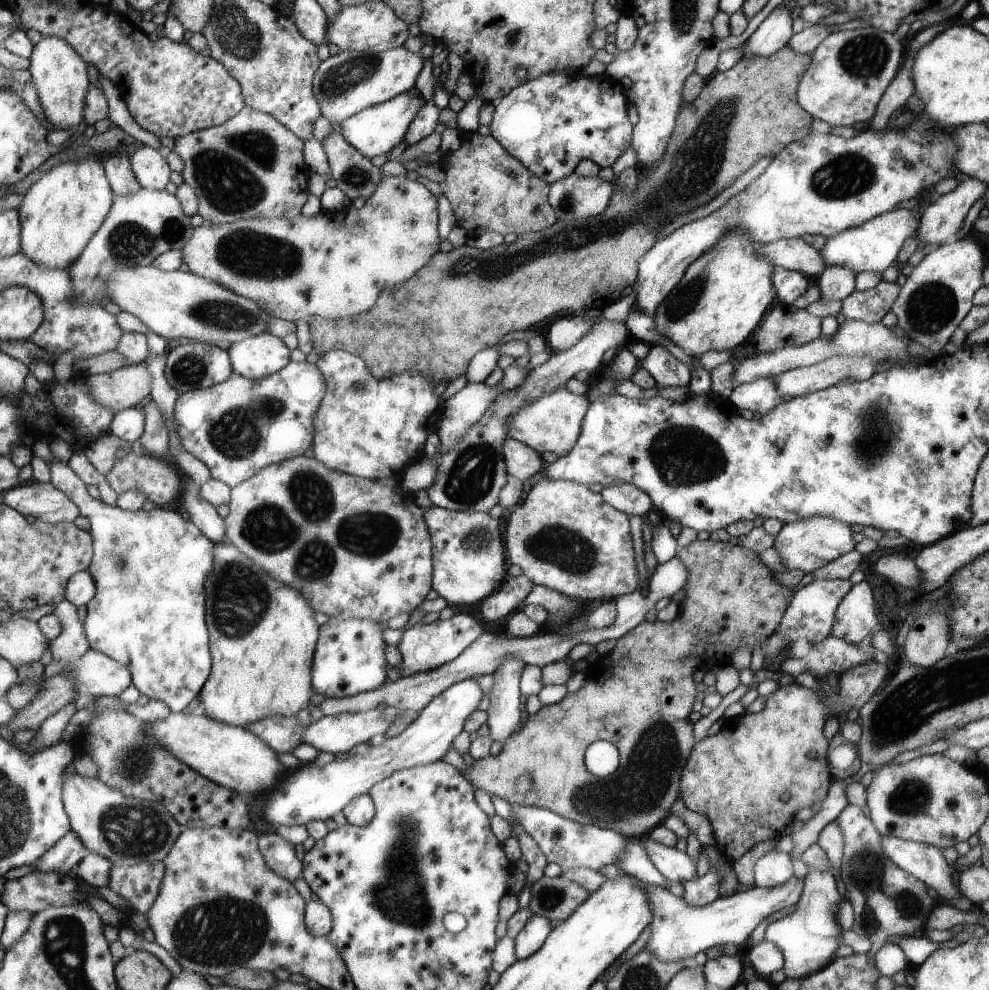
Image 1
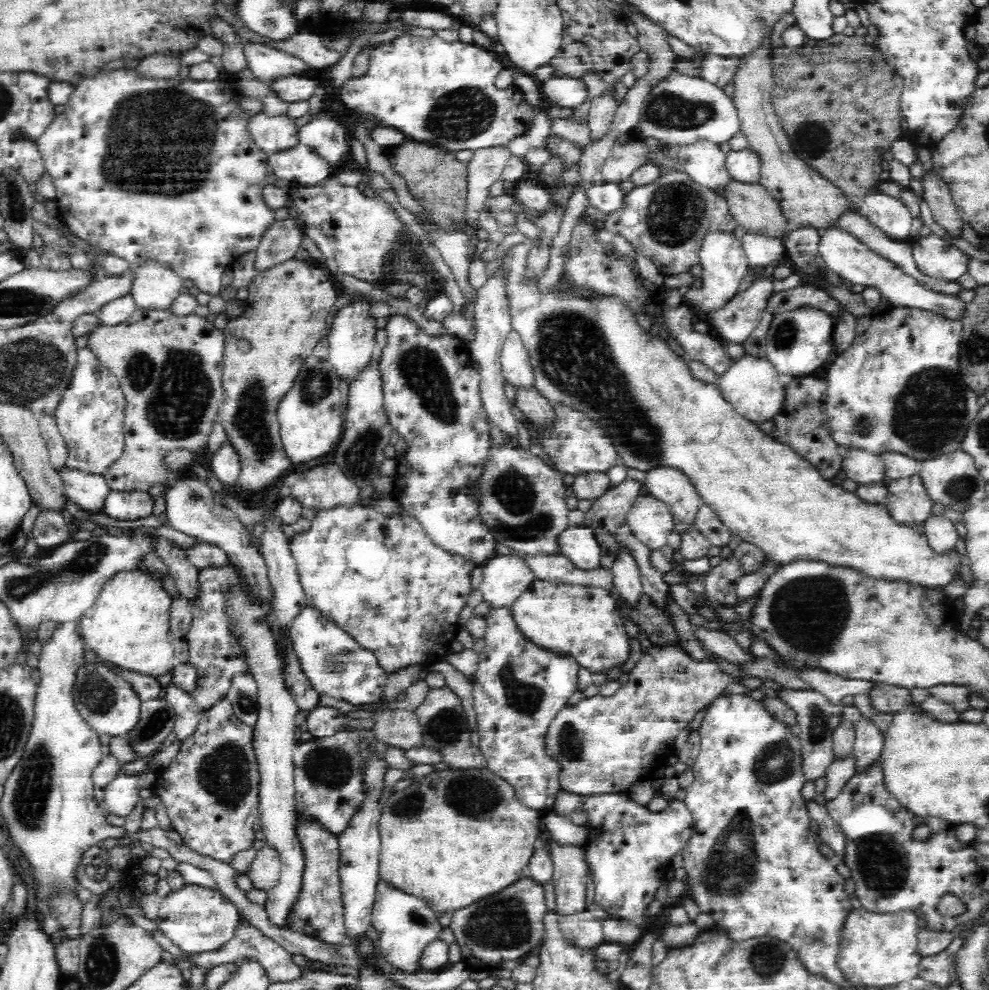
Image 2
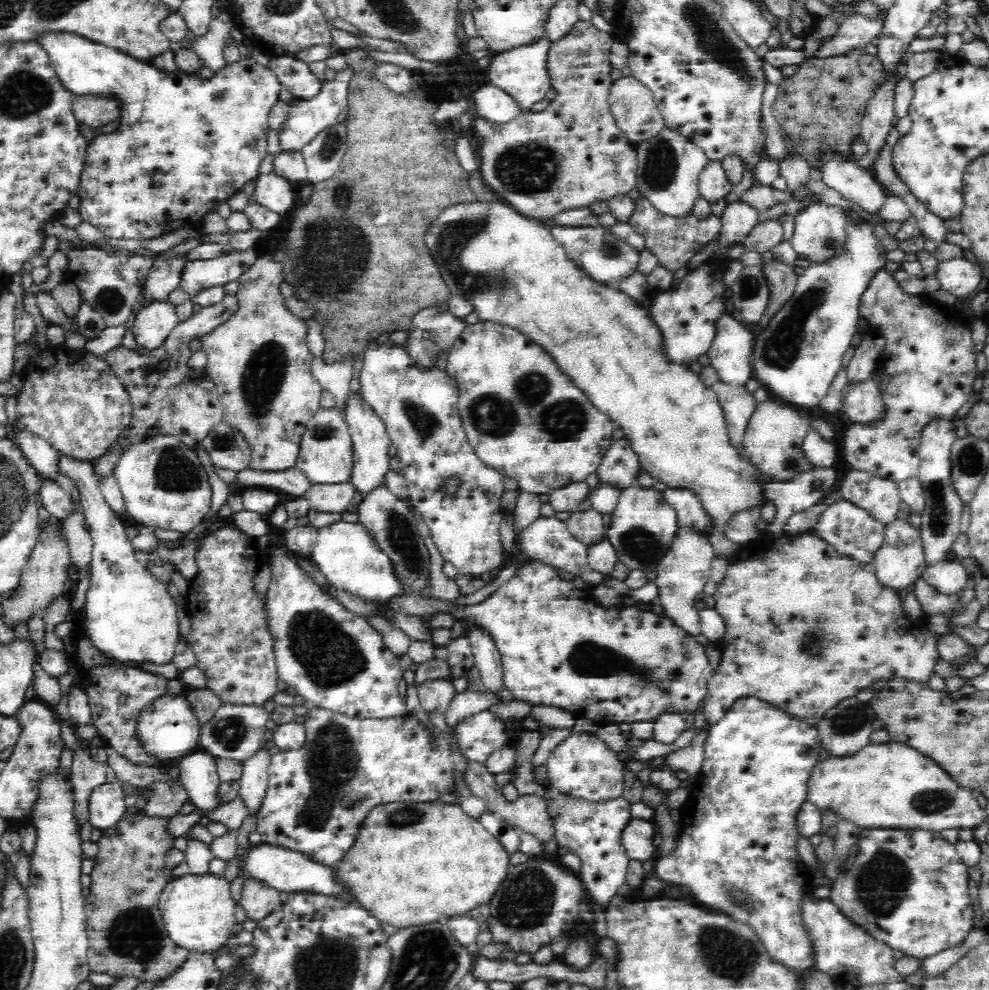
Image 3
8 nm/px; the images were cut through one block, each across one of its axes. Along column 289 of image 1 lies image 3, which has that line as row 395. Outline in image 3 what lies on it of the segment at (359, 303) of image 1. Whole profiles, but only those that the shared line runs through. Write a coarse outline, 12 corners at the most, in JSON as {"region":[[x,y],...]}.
{"region":[[270,245],[199,338],[250,468],[296,465],[324,390]]}

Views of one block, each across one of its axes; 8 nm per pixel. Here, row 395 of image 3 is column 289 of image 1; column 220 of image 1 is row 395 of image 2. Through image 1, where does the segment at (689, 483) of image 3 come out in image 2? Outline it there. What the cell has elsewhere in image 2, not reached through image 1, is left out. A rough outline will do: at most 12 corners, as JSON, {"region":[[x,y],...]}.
{"region":[[502,250],[535,389],[785,565],[973,583],[742,418],[616,296]]}

